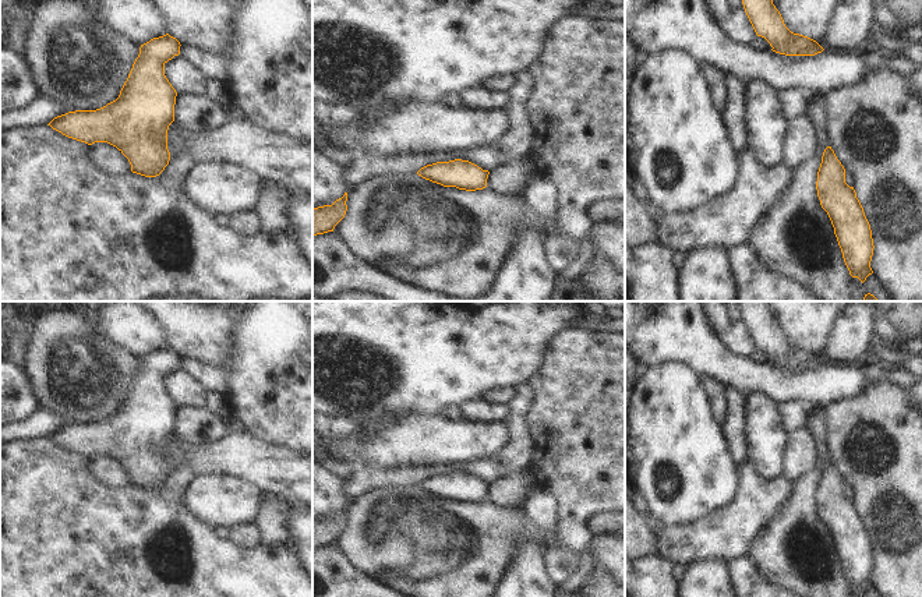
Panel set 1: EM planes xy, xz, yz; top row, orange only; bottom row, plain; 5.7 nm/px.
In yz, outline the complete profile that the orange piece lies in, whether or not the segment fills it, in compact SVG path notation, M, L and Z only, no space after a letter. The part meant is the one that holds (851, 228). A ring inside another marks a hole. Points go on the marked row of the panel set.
M831 146L823 152L816 190L820 205L834 227L849 275L863 283L873 273L872 230L854 187L845 183L845 169Z

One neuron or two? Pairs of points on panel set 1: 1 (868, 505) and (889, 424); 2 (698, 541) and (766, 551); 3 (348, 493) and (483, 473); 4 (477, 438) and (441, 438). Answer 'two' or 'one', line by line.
1: one
2: two
3: one
4: one

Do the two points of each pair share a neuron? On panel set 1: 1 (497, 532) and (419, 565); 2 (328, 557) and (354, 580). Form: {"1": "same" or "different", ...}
{"1": "same", "2": "same"}

